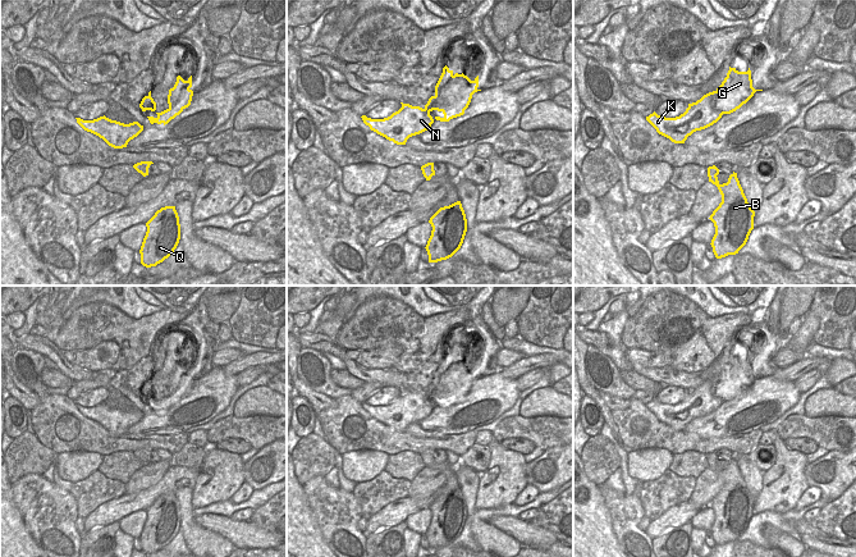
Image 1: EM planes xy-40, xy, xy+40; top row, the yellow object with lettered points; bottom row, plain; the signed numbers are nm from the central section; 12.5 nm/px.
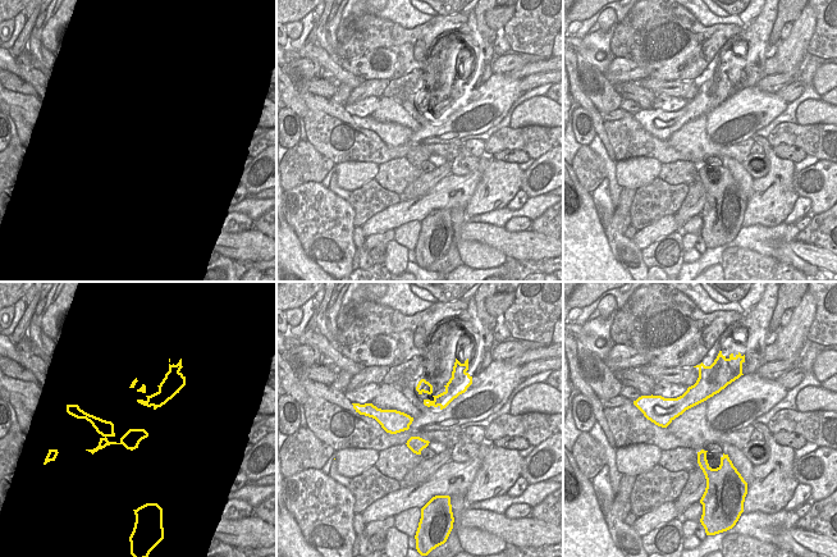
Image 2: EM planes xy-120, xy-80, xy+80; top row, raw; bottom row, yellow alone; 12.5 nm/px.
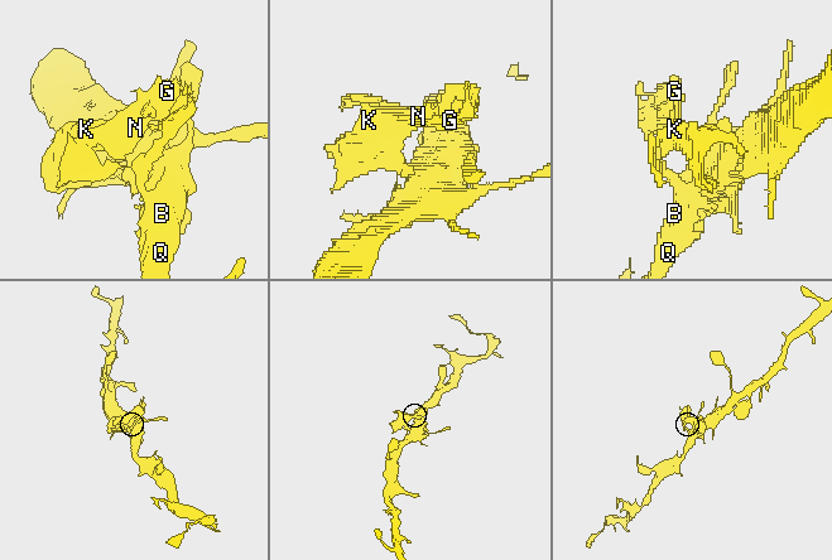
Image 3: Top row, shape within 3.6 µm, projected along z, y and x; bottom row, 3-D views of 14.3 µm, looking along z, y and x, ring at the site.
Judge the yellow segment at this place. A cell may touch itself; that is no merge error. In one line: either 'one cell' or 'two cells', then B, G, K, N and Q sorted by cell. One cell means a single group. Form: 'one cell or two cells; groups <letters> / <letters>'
two cells; groups B Q / G K N

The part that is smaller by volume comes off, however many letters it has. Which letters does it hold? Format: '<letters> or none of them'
G, K, N

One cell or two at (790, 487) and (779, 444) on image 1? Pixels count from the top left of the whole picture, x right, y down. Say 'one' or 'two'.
one

